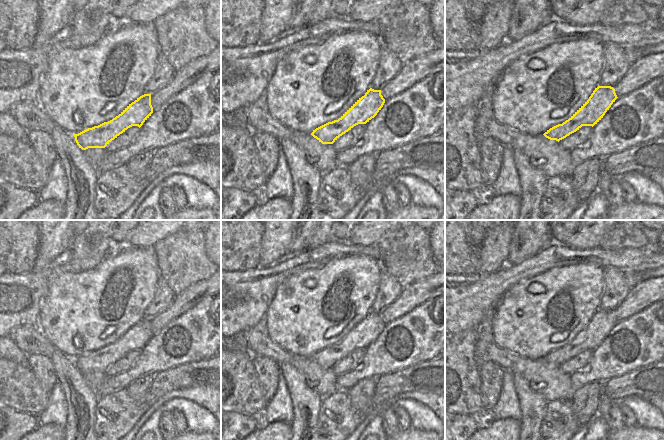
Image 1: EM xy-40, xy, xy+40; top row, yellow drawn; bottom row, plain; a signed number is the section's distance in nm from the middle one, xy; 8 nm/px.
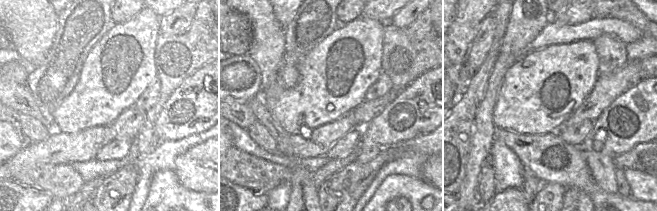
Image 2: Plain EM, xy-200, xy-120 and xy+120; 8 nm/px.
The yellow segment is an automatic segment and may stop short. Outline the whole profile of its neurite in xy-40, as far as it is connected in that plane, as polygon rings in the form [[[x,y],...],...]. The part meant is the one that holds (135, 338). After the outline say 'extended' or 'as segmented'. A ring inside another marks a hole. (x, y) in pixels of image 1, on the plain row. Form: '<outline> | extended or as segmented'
[[[144,318],[112,344],[74,358],[75,365],[82,374],[105,372],[128,352],[132,350],[140,352],[152,337],[151,318]]] | as segmented

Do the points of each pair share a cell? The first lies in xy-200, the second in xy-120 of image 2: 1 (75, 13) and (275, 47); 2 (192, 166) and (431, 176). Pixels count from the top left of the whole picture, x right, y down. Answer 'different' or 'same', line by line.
1: different
2: same

